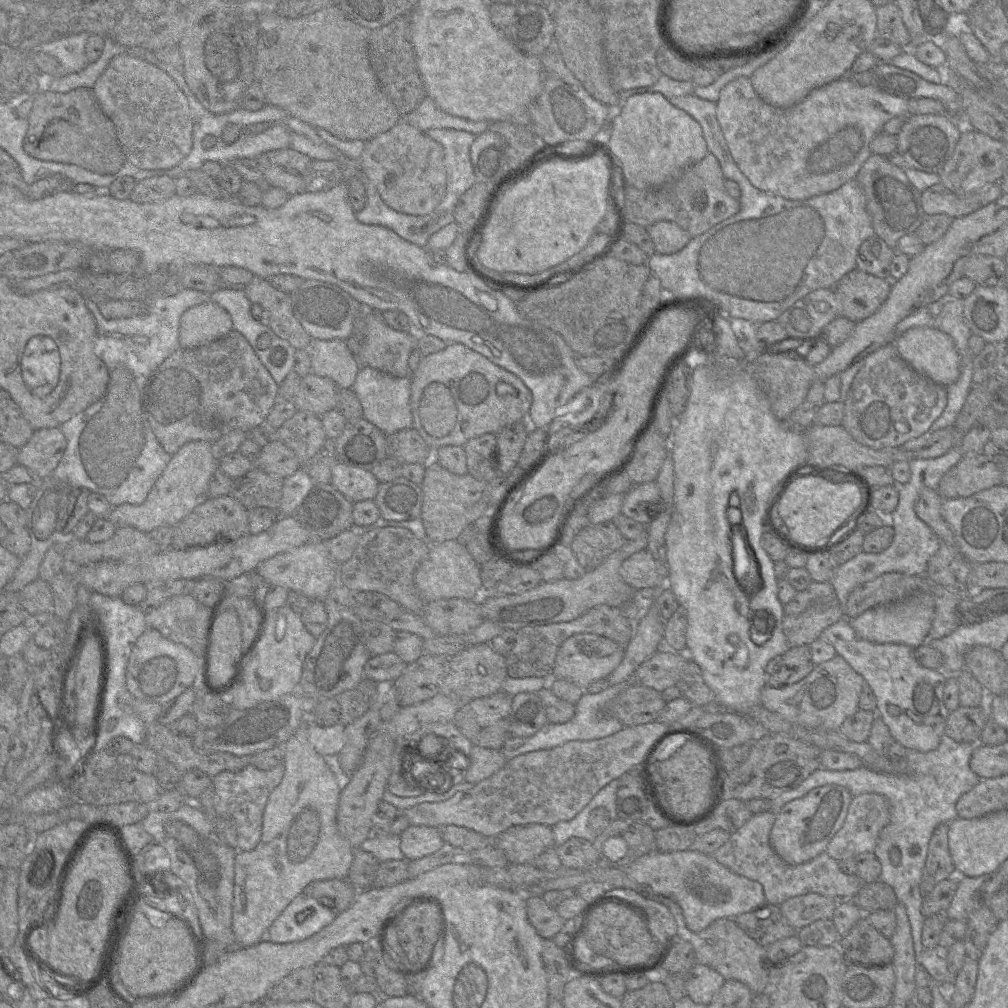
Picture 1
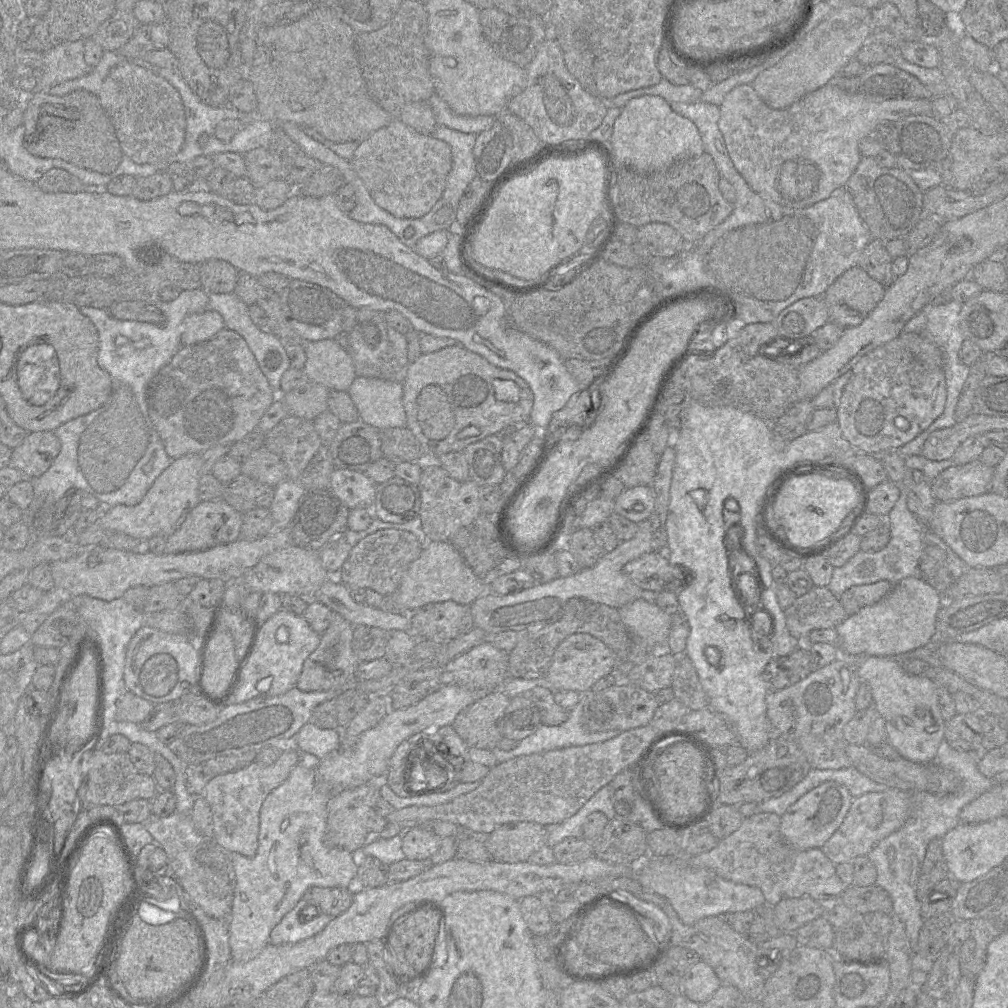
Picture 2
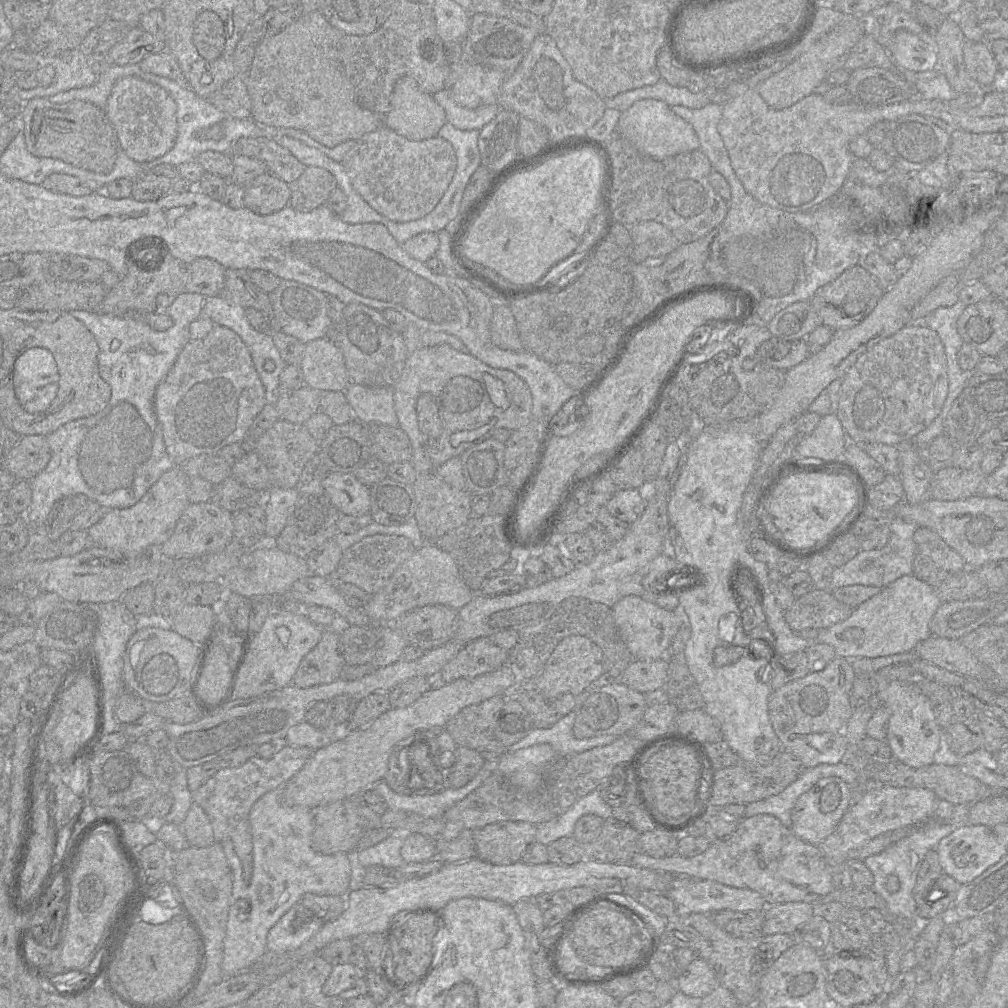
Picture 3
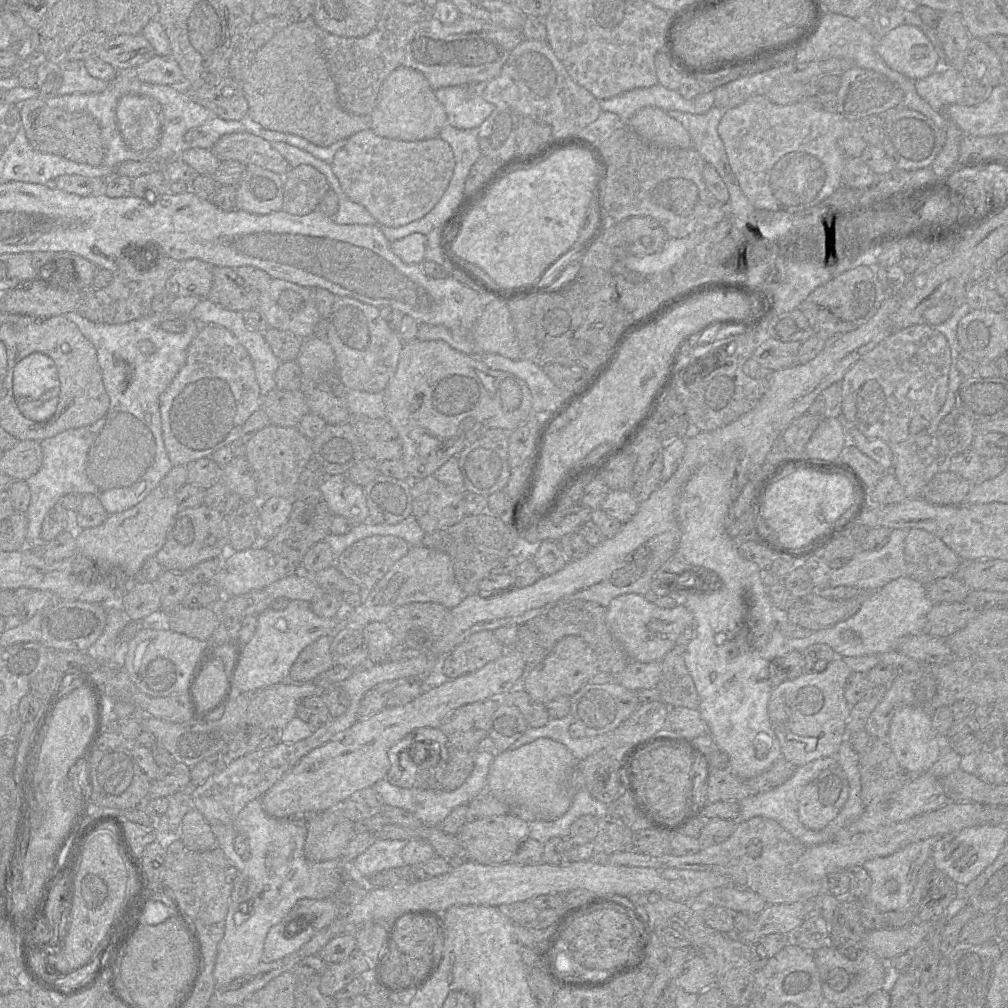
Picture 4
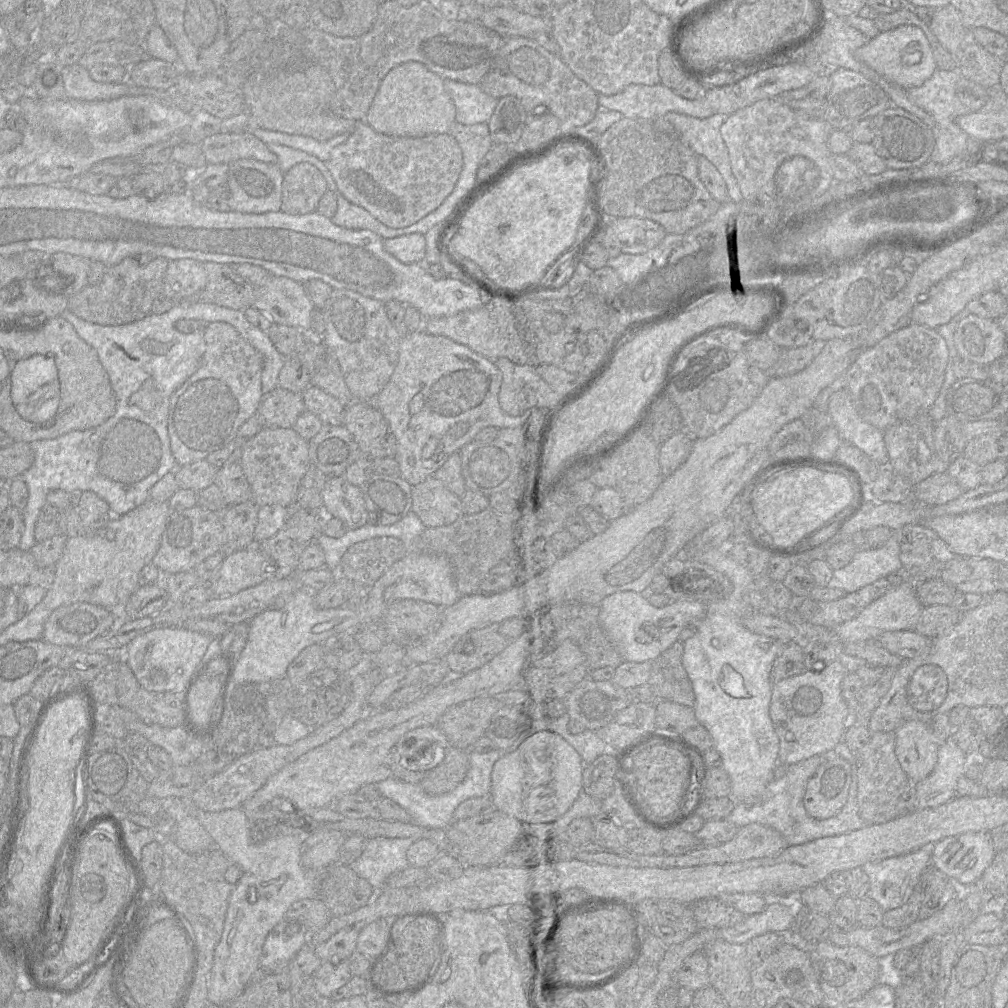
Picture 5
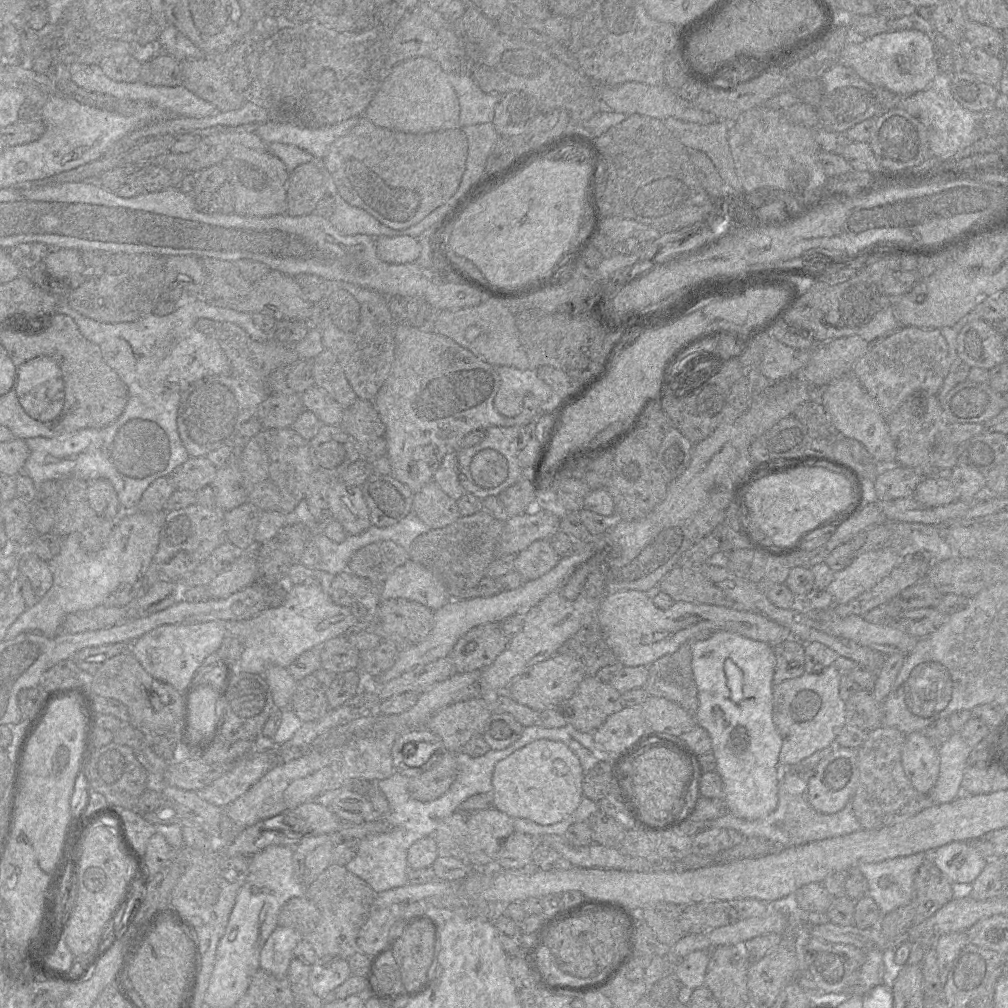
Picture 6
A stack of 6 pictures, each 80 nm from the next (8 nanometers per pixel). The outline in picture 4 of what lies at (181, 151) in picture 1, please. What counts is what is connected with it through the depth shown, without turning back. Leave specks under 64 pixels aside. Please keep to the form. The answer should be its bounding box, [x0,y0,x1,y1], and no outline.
[116,95,161,151]

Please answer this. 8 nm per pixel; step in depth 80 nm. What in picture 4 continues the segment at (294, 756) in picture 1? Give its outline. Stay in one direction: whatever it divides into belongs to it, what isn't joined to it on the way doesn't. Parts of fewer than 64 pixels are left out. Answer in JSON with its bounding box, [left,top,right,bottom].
[211,798,350,986]

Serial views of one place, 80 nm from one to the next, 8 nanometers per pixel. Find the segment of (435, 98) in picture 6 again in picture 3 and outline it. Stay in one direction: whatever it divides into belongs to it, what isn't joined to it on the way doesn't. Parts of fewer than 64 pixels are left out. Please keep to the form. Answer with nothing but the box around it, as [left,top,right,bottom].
[384,77,446,141]

